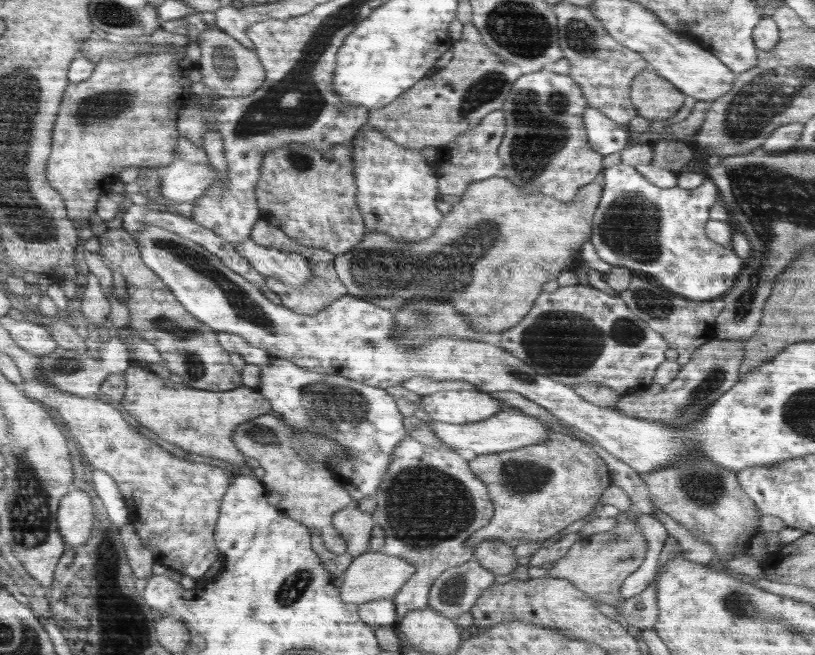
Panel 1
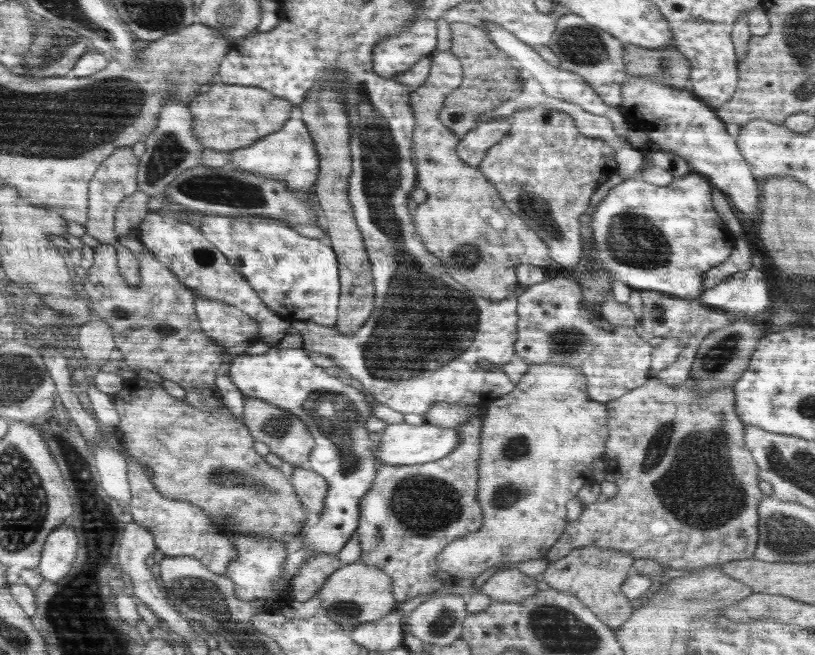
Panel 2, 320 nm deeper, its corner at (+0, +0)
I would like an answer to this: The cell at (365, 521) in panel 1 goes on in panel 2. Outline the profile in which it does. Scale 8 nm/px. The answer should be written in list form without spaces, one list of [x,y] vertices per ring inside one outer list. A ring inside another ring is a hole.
[[[310,467],[288,469],[287,475],[306,510],[319,515],[326,505],[325,498],[329,487],[326,479]]]

